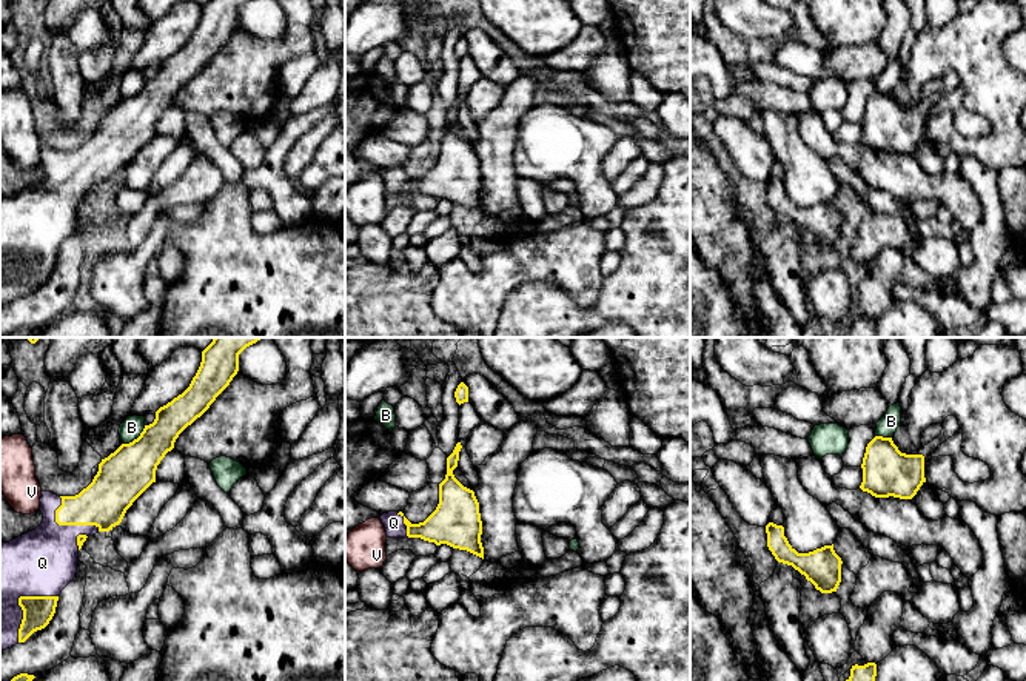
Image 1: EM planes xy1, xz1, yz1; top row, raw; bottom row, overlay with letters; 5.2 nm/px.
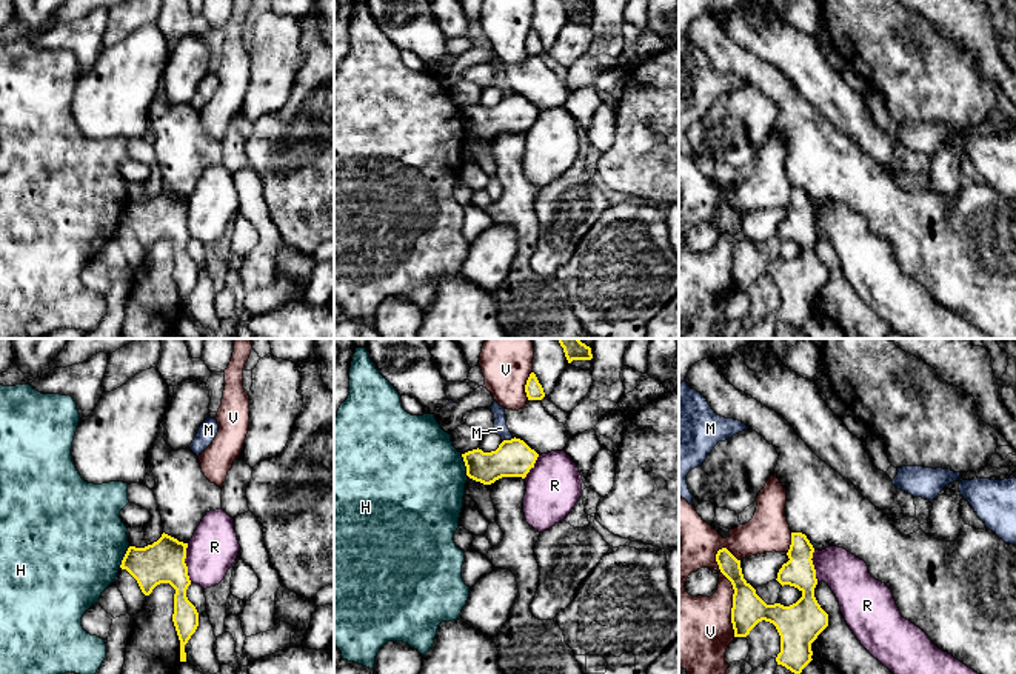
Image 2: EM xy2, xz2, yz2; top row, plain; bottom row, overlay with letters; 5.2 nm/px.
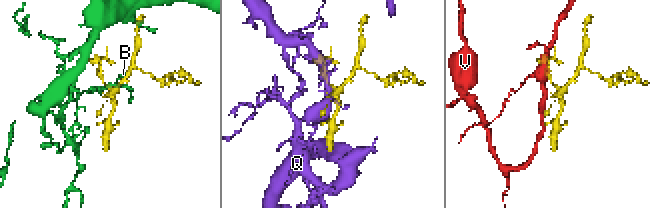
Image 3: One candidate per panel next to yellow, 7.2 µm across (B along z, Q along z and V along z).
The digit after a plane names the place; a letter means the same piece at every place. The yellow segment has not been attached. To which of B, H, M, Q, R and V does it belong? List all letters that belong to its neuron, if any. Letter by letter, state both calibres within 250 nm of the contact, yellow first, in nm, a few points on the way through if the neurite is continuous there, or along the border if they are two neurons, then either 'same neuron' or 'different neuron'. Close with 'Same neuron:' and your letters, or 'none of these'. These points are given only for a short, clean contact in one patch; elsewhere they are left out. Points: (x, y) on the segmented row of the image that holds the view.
B: 260/110 nm | along xy1 (145, 426), (136, 438), (124, 444) | different neuron
H: 190/480 nm | along xz2 (461, 454), (468, 476) | different neuron
M: 190/70 nm | different neuron
Q: 160/360 nm | same neuron
R: 220/260 nm | along xy2 (187, 543), (185, 565), (191, 582) | different neuron
V: 170/300 nm | different neuron
Same neuron: Q

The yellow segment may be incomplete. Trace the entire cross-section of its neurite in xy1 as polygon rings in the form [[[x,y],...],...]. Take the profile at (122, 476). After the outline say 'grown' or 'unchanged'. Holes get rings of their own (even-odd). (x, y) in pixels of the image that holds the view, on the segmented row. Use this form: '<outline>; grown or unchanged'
[[[214,337],[202,351],[200,367],[189,387],[166,405],[156,411],[153,424],[145,425],[137,439],[122,444],[114,453],[102,459],[92,482],[75,496],[57,496],[42,491],[40,512],[43,522],[9,542],[0,544],[0,652],[25,642],[34,632],[45,629],[52,619],[62,590],[75,578],[79,550],[88,536],[99,532],[109,532],[119,525],[132,502],[156,482],[156,470],[168,451],[174,448],[179,434],[200,418],[216,398],[230,385],[239,371],[239,354],[263,337]]]; grown

